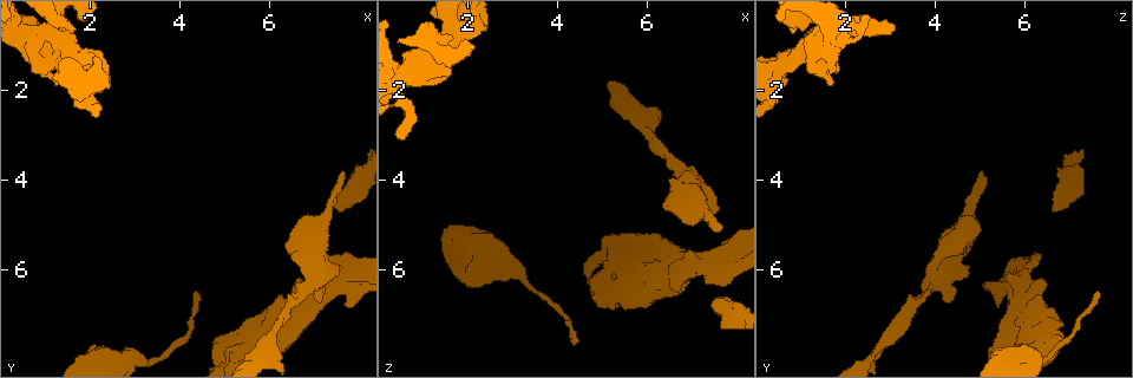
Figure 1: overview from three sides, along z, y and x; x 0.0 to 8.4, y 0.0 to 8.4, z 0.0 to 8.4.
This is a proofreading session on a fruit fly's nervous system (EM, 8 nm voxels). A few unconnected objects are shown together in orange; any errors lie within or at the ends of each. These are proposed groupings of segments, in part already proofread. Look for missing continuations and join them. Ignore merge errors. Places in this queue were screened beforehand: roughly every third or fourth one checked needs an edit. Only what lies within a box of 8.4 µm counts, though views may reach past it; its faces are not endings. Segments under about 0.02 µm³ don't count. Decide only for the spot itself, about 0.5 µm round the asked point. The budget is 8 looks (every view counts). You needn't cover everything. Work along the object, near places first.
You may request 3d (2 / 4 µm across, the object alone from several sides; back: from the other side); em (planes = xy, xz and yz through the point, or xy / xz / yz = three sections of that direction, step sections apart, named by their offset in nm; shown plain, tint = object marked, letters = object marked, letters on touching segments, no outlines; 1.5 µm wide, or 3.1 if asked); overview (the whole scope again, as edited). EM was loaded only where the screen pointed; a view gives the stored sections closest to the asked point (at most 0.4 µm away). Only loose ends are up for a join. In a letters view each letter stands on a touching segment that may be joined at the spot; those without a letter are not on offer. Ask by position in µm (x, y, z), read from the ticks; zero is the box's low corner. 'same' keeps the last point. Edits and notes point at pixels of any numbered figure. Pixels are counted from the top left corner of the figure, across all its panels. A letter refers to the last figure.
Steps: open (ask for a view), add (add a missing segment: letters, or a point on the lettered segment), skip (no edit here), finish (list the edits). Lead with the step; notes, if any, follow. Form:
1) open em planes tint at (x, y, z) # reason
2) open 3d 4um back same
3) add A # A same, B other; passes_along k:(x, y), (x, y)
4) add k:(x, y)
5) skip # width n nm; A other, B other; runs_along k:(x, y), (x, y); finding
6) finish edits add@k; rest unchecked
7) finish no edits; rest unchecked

open em xy step 4 letters at (4.35, 6.50, 7.60) # long arm stops here

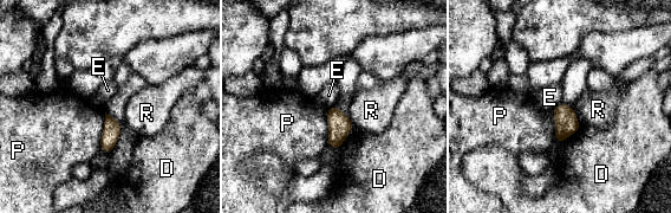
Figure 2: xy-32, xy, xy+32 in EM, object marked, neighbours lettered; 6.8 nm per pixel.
open em planes letters same

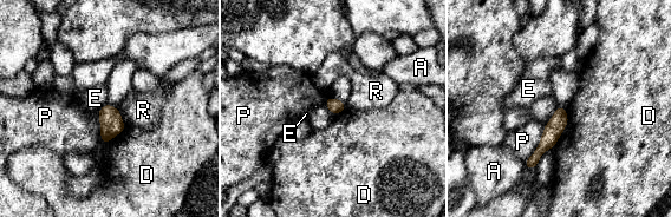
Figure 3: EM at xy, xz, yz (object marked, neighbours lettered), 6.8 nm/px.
skip # longest_contact D 300 nm; A other, D other, E other, P other, R other; no lettered segment goes on from it

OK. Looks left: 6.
open em xy step 4 letters at (6.70, 6.30, 6.50) # an open end

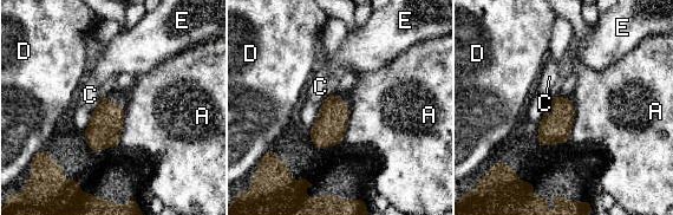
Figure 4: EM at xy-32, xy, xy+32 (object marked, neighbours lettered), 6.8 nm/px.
open em planes letters same

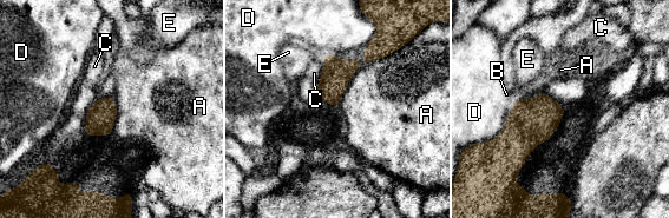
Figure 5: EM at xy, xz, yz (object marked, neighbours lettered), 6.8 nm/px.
skip # A other, B other, C other, D other, E other; none of them fits

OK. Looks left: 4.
open em yz step 4 tint at (7.65, 3.90, 4.95) # an open end

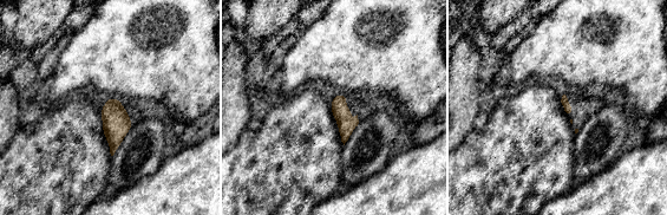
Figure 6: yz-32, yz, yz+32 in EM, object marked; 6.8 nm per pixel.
open em planes letters same

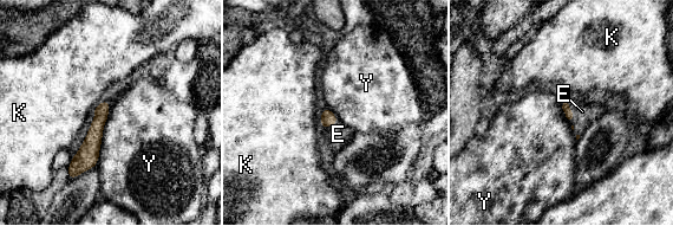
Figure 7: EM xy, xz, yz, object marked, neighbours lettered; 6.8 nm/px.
add E # E same, K other, Y other; passes_along 7:(328, 118), (331, 124), (338, 134); it goes on there

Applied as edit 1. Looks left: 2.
finish edits add@7; rest unchecked

